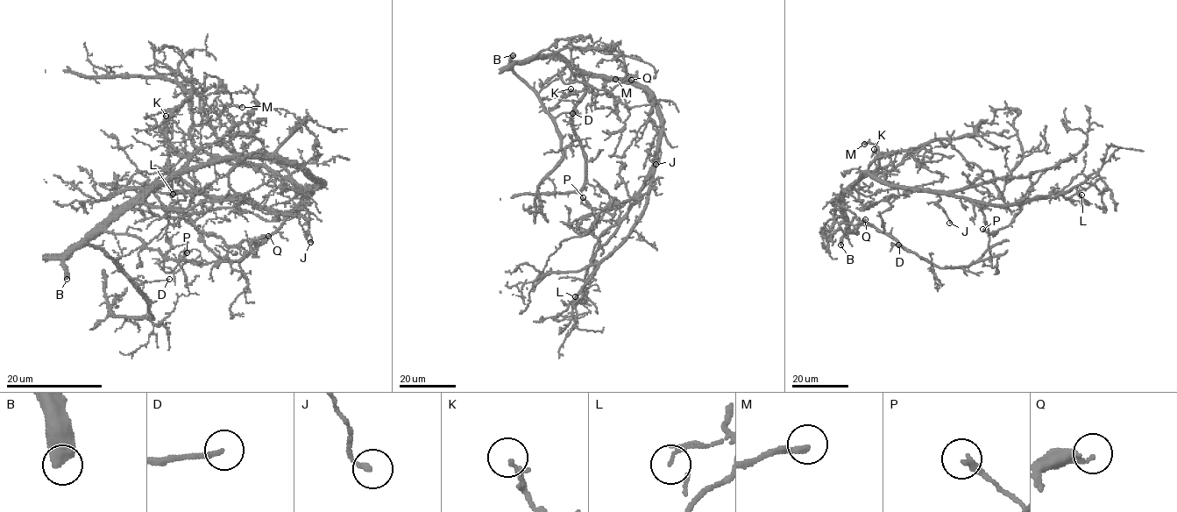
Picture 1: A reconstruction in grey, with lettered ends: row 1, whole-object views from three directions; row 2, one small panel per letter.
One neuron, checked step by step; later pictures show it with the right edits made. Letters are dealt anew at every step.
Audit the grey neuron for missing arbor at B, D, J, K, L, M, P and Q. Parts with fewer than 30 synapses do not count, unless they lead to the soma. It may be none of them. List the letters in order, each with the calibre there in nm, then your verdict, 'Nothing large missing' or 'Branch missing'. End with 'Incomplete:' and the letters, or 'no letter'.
B: Thickness 600 nm. Branch missing
D: Thickness 180 nm. Branch missing
J: Thickness 200 nm. Nothing large missing
K: Thickness 140 nm. Nothing large missing
L: Thickness 120 nm. Nothing large missing
M: Thickness 240 nm. Branch missing
P: Thickness 240 nm. Nothing large missing
Q: Thickness 150 nm. Nothing large missing
Incomplete: B, D, M

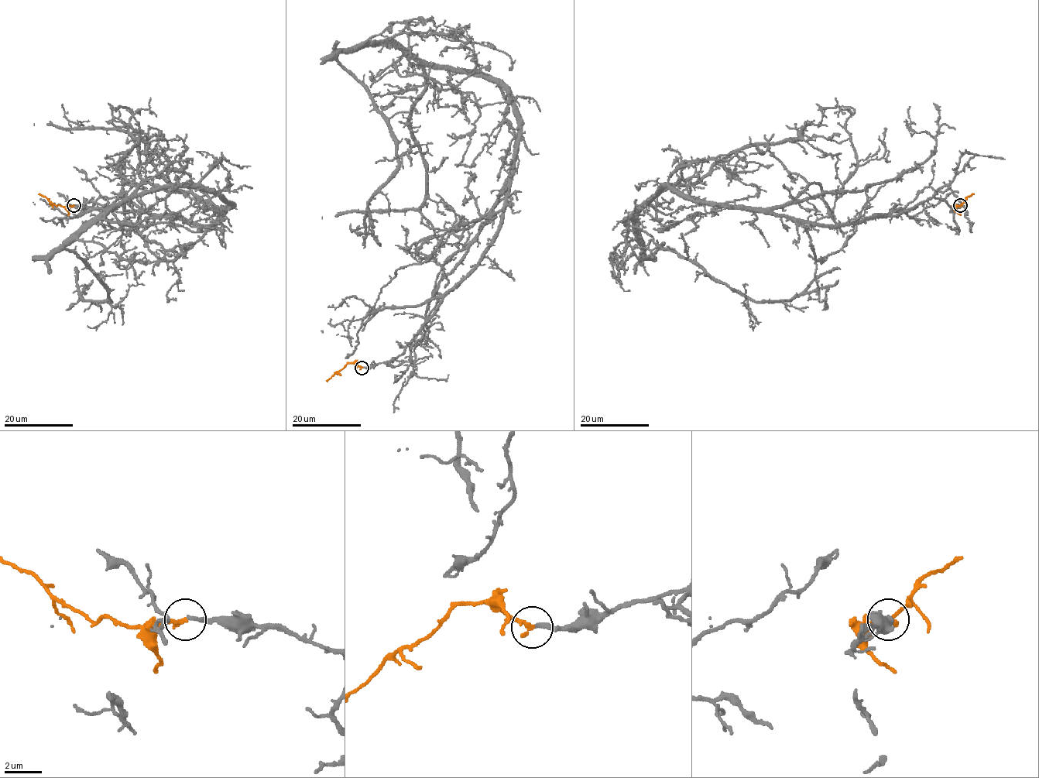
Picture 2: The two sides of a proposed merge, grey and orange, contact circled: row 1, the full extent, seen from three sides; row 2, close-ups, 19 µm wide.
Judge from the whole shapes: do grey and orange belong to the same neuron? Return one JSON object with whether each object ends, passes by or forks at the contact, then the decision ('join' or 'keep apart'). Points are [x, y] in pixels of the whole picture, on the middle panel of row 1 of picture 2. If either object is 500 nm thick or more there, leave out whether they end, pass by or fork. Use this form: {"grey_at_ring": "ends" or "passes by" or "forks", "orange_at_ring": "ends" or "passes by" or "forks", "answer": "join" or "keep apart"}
{"grey_at_ring": "ends", "orange_at_ring": "ends", "answer": "join"}

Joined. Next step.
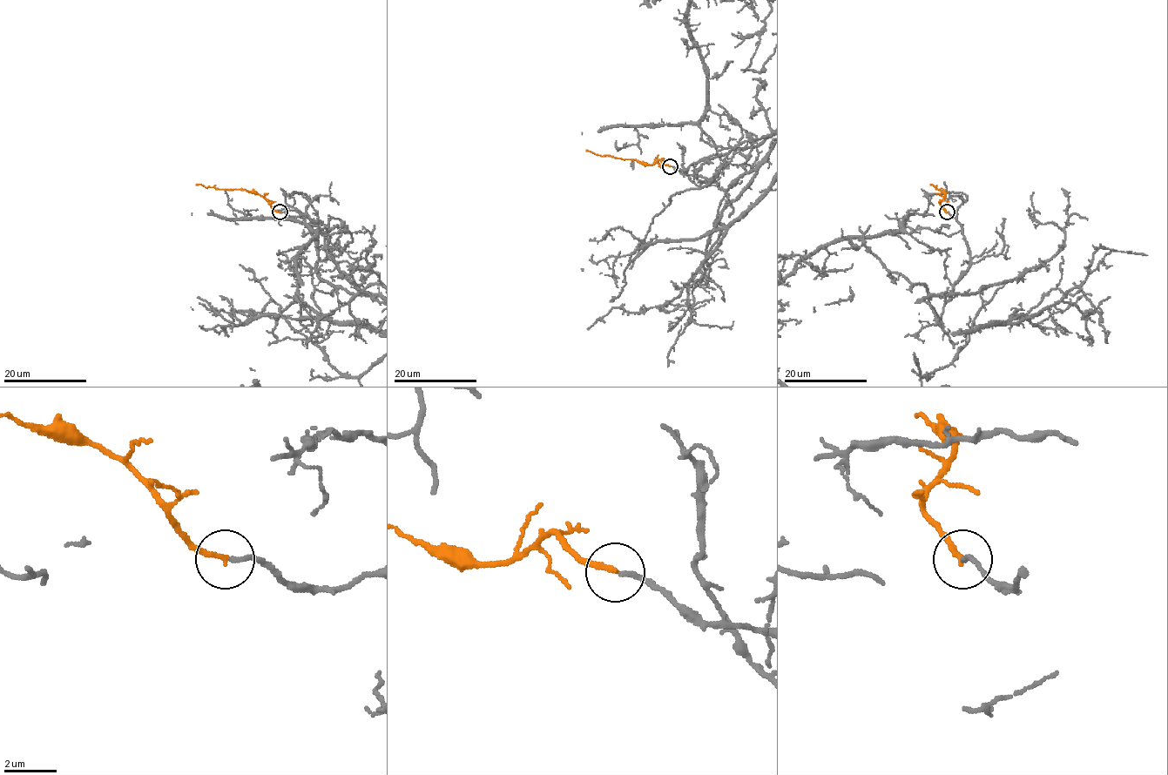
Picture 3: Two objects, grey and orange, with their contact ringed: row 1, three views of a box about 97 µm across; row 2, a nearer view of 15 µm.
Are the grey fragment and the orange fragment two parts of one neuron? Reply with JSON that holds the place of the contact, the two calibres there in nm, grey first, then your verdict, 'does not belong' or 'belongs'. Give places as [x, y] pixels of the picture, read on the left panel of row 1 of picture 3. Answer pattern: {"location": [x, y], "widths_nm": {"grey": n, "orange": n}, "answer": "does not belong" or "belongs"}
{"location": [280, 212], "widths_nm": {"grey": 190, "orange": 200}, "answer": "belongs"}

